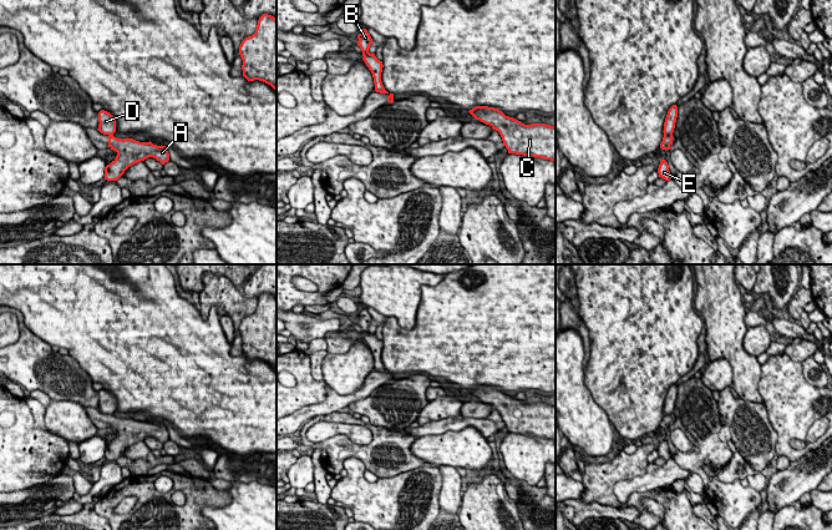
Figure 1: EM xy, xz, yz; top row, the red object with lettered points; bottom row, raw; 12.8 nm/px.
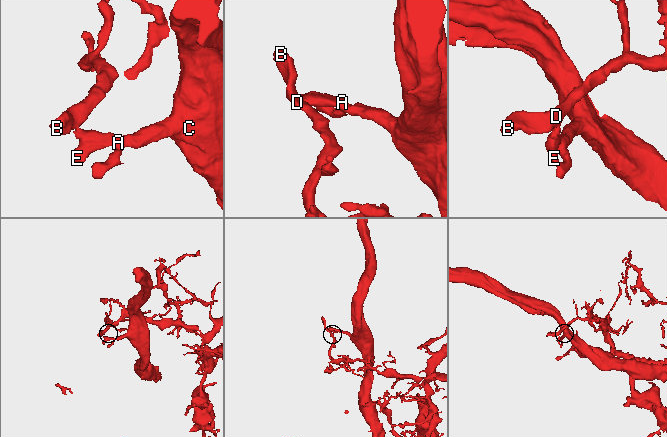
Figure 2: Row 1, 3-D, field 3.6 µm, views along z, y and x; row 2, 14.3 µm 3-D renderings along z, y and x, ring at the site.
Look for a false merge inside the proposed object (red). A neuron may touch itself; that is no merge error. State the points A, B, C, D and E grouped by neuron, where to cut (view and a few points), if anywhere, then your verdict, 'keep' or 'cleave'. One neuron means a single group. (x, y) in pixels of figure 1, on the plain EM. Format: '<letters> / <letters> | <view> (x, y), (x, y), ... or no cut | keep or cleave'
A C E / B D | yz (671, 413), (664, 415) | cleave

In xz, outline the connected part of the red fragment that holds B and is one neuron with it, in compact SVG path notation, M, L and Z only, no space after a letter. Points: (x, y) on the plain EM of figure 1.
M362 308L361 312L357 314L357 325L362 330L362 339L365 340L366 345L372 353L374 363L375 363L375 370L380 373L389 373L381 360L381 352L382 352L382 340L380 340L375 333L370 333L369 328L372 323L372 318L366 308Z

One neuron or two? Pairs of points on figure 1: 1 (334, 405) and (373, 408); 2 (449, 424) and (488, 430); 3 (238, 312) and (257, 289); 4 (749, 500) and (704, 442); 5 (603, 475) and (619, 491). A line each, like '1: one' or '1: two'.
1: two
2: one
3: two
4: one
5: two

